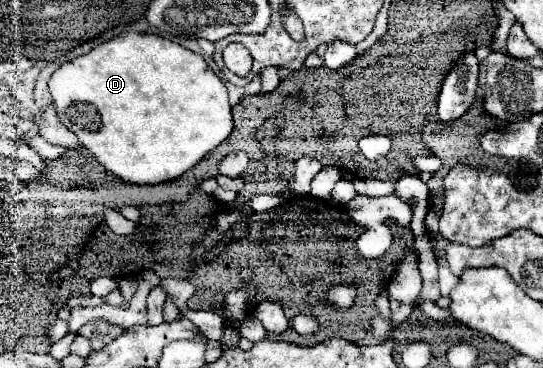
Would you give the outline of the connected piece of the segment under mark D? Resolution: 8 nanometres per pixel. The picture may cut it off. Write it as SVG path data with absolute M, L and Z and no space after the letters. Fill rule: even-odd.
M124 32L88 54L66 62L52 74L50 94L60 122L70 132L74 130L80 144L90 150L108 172L140 186L180 178L234 130L228 92L222 78L200 54L158 34Z

